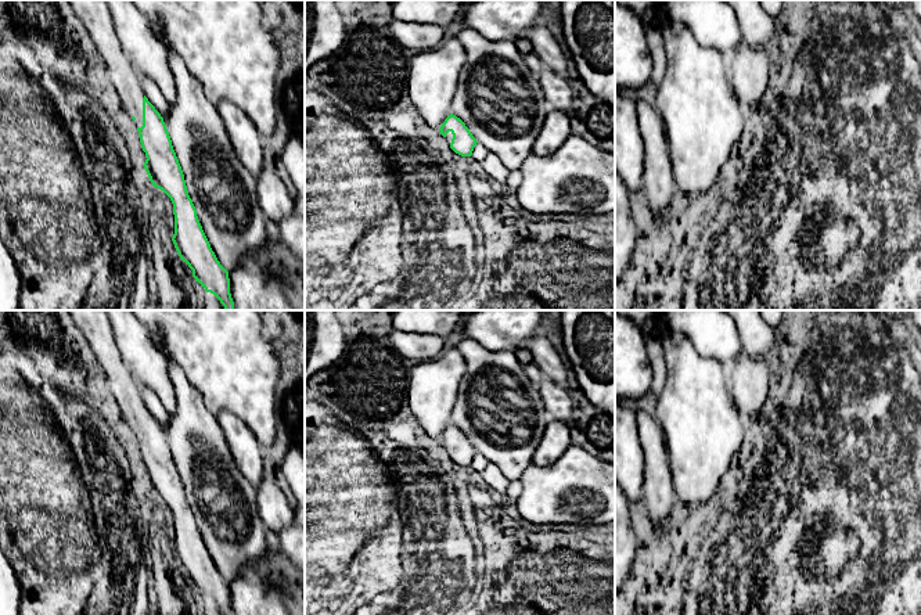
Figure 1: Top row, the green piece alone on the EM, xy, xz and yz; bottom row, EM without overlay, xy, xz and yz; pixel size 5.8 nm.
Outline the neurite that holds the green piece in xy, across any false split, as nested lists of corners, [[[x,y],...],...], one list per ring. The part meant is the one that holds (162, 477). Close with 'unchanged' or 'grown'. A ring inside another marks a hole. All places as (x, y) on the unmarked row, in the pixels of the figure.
[[[104,310],[66,312],[90,344],[105,380],[105,389],[116,400],[125,421],[137,436],[147,468],[143,476],[150,492],[173,514],[172,551],[180,569],[188,575],[193,587],[206,603],[213,604],[222,615],[234,615],[229,582],[217,571],[202,540],[163,428],[144,406],[140,388],[116,346],[107,313]]] | grown

